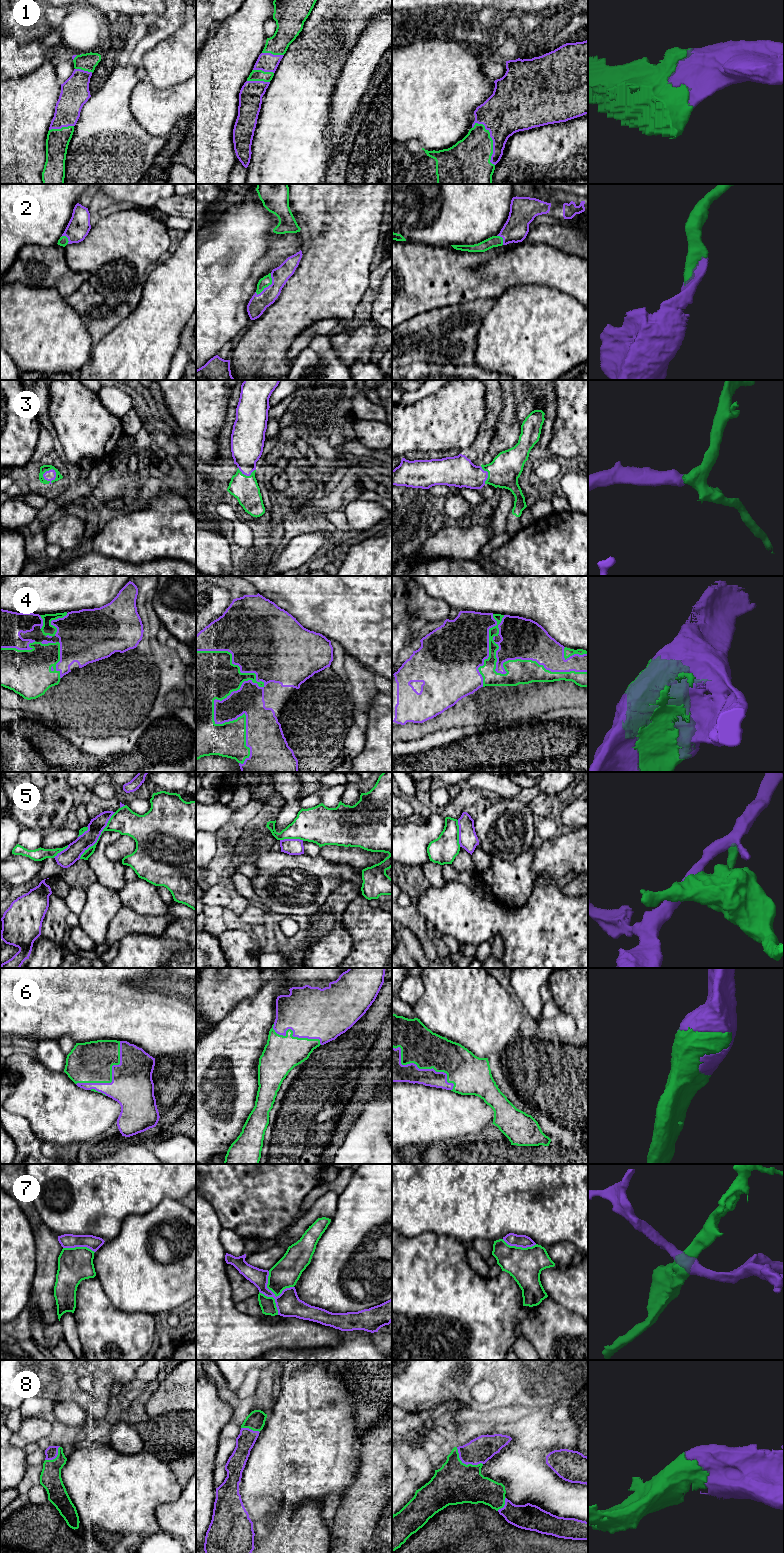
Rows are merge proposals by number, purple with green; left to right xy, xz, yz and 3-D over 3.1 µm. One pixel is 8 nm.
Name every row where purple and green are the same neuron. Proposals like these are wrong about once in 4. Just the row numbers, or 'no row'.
1, 2, 3, 4, 6, 8

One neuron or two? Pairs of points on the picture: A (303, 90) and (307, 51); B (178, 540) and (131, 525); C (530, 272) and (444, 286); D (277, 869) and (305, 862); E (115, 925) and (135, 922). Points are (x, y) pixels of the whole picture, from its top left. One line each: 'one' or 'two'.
A: one
B: one
C: one
D: one
E: one

